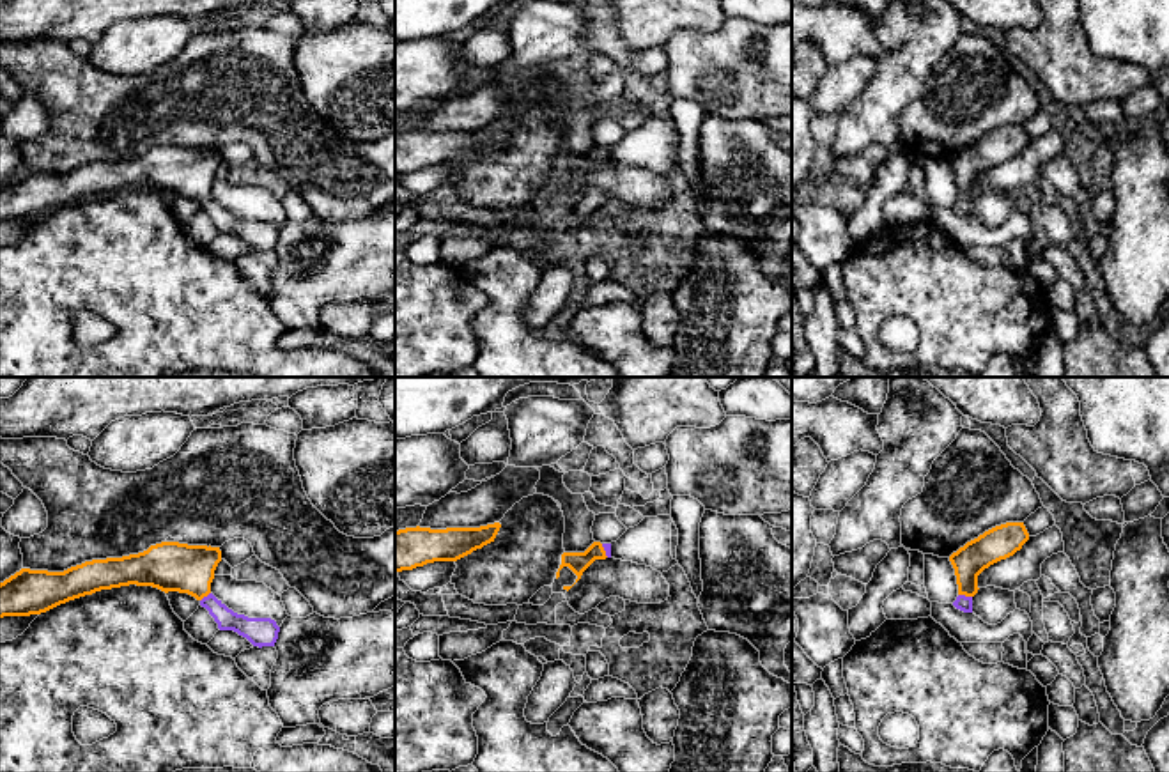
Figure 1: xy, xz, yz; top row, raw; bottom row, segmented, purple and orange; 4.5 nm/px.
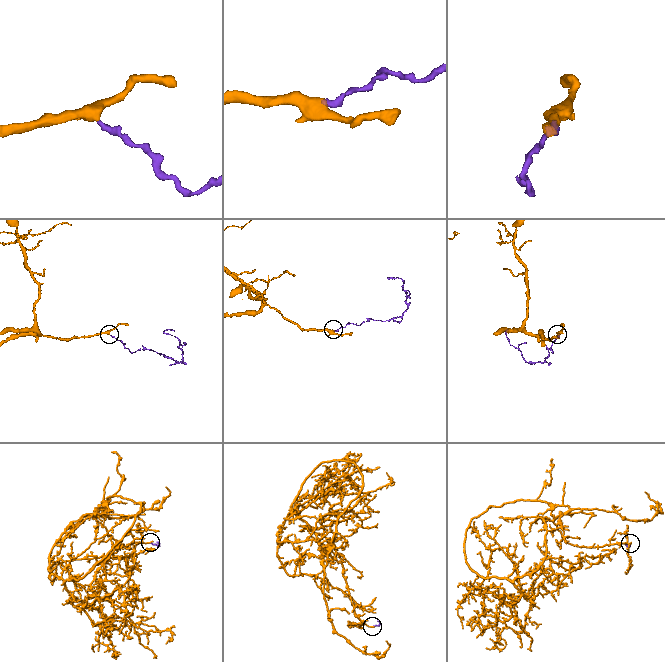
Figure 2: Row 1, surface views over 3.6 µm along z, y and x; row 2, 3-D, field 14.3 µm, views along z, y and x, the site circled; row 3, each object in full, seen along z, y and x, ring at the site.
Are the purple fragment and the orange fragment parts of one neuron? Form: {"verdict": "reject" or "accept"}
{"verdict": "accept"}

